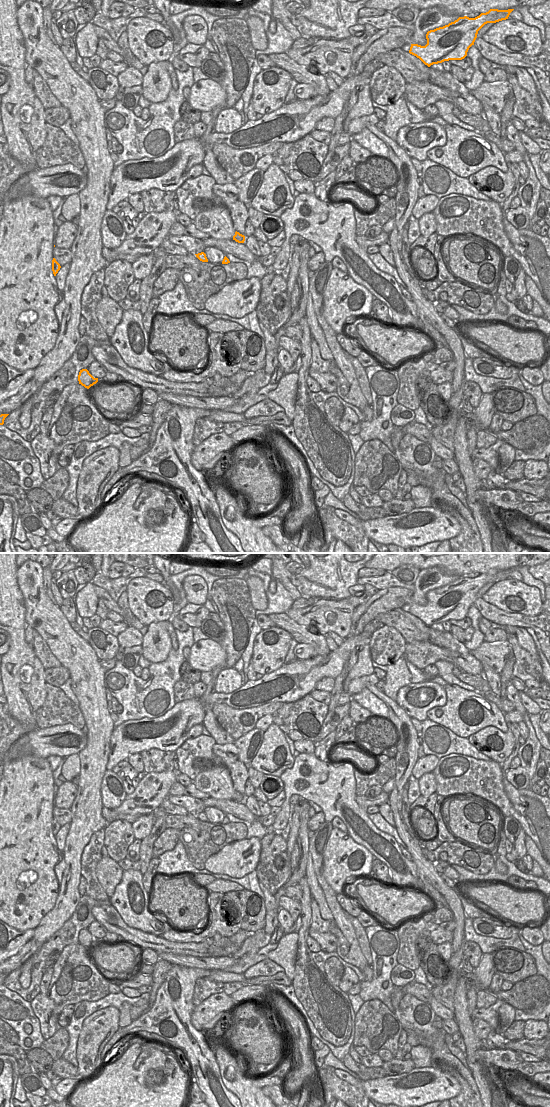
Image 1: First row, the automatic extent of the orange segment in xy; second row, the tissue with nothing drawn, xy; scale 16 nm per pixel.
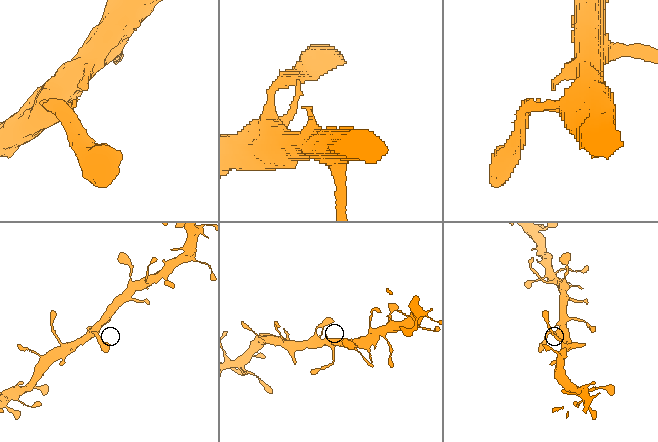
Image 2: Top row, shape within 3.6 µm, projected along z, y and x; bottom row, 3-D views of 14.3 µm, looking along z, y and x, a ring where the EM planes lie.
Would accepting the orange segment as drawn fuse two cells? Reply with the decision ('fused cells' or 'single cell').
single cell

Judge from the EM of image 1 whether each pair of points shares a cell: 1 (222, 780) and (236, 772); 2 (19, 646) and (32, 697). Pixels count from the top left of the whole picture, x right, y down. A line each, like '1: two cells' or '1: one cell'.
1: two cells
2: one cell

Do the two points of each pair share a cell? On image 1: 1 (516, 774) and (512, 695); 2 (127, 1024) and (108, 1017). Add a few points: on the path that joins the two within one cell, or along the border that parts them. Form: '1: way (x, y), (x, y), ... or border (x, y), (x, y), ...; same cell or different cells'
1: border (520, 765), (530, 779); different cells
2: border (118, 1010), (119, 1026); different cells

